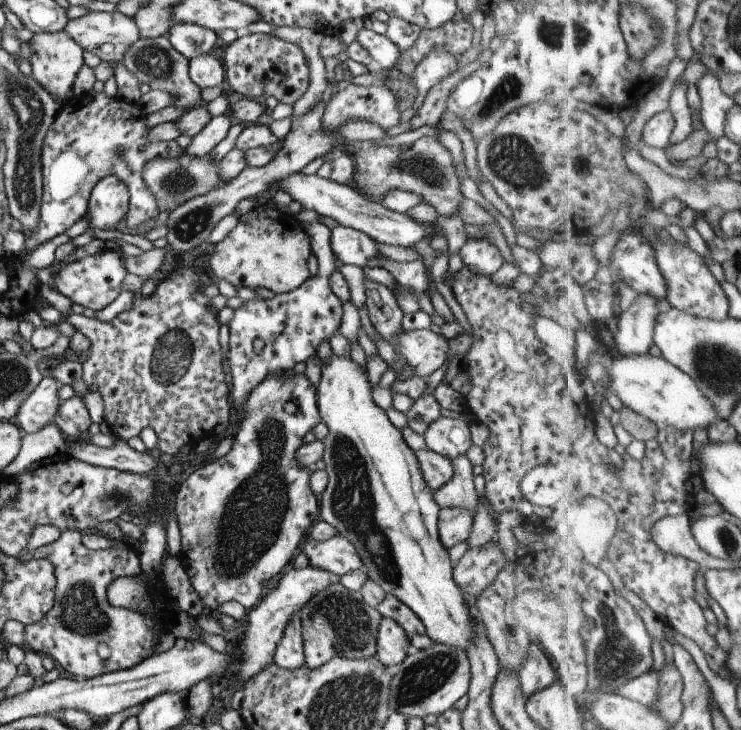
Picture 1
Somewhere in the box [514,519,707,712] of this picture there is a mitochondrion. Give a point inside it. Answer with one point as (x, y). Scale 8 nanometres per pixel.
(614, 657)

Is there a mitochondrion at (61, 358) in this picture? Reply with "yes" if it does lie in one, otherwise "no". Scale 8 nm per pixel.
no

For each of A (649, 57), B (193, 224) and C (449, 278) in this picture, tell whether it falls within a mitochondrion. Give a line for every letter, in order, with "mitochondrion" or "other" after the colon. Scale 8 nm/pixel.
A: other
B: mitochondrion
C: other

